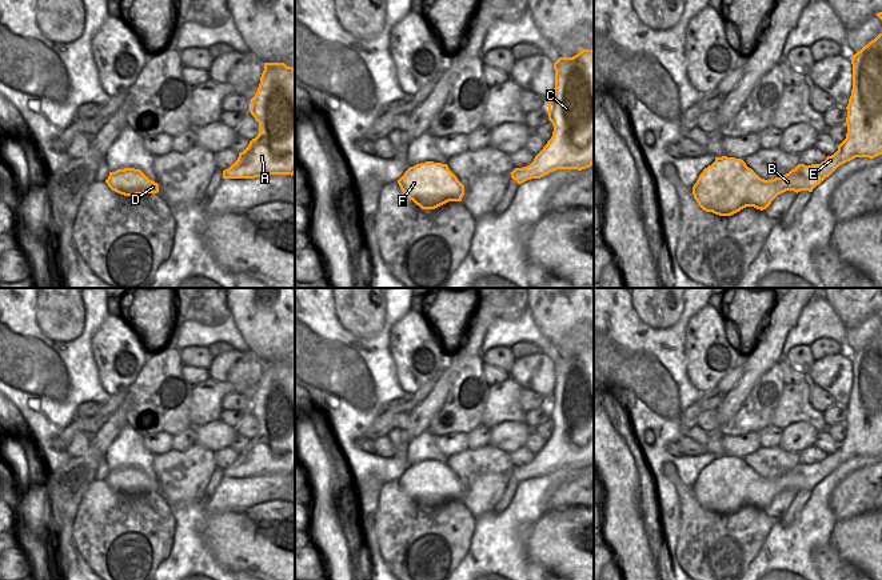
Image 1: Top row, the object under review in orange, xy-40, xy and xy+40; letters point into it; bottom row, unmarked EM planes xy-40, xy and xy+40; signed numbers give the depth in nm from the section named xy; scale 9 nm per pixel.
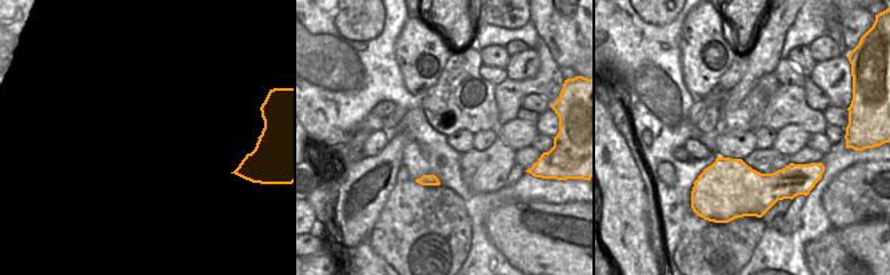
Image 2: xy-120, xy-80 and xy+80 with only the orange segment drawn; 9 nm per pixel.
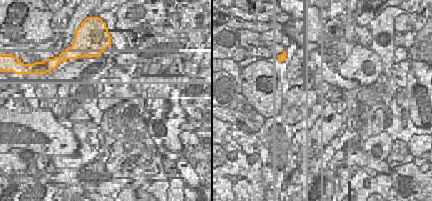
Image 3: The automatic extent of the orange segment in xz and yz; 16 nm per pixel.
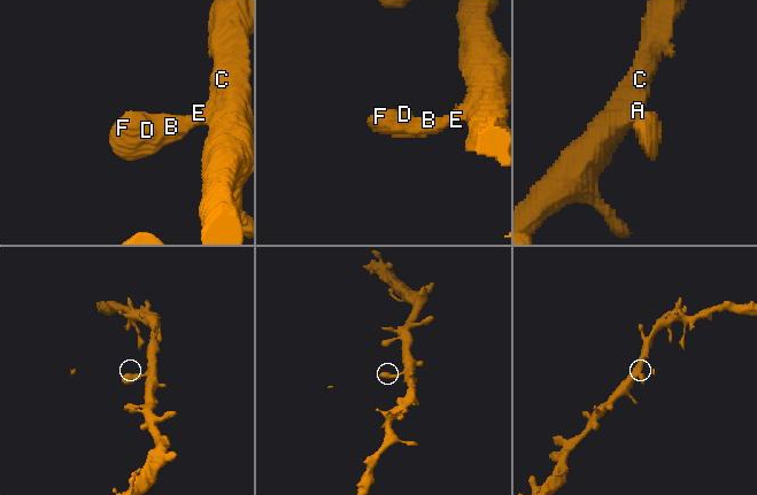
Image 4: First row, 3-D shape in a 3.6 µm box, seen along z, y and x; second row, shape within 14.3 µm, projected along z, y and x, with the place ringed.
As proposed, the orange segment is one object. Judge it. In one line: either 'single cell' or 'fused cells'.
single cell

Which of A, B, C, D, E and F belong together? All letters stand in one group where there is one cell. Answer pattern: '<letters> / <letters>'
A B C D E F

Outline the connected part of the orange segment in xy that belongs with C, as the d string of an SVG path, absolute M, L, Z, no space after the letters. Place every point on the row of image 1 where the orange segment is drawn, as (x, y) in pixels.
M582 49L572 57L559 57L554 69L555 88L547 104L554 132L530 165L511 172L518 184L540 179L556 169L582 171L594 164L594 49Z

